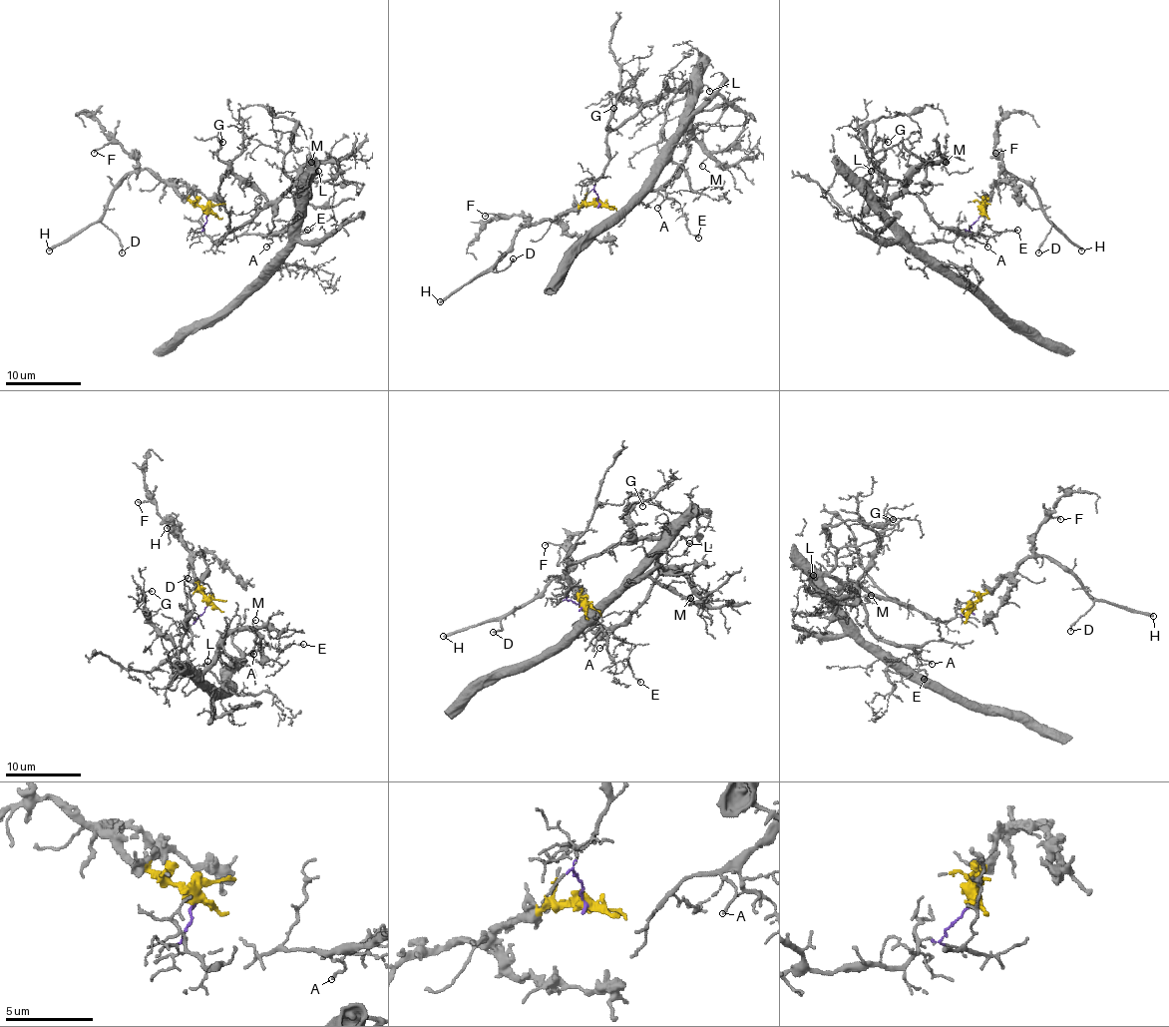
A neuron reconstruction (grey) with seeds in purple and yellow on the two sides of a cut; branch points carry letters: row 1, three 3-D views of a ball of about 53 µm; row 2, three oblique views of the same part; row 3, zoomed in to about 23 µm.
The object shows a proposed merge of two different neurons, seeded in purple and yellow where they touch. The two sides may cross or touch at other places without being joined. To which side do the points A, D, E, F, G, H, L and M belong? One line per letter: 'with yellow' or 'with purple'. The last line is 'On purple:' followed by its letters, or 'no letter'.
A: with purple
D: with yellow
E: with purple
F: with yellow
G: with purple
H: with yellow
L: with purple
M: with purple
On purple: A, E, G, L, M

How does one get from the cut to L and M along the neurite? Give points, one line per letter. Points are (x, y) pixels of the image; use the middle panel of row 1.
L: (598, 205), (593, 186), (604, 171), (608, 135), (661, 95), (683, 91), (700, 82), (710, 91)
M: (598, 205), (593, 186), (608, 161), (606, 137), (670, 91), (691, 88), (691, 135), (706, 156), (702, 167)

